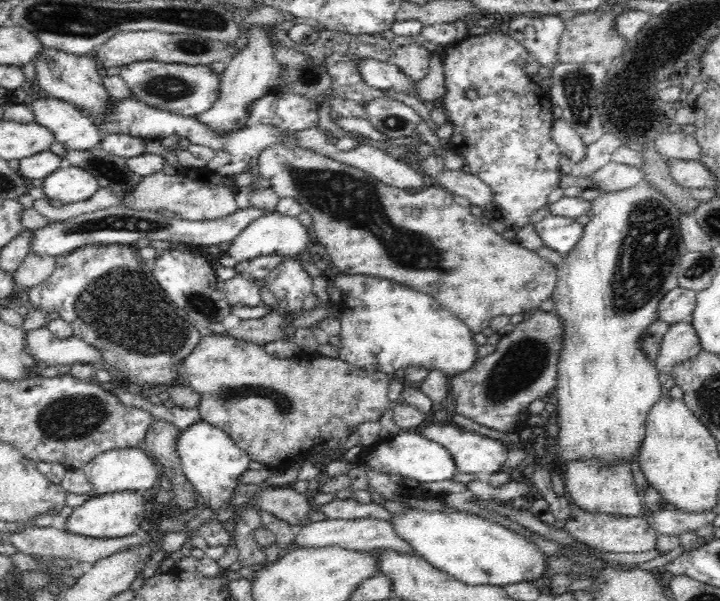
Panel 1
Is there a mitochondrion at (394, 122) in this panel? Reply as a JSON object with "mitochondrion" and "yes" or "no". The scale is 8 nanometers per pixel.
{"mitochondrion":"yes"}

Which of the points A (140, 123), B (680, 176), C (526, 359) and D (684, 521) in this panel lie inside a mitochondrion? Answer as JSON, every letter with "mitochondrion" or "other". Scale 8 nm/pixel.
{"A":"other","B":"other","C":"mitochondrion","D":"other"}

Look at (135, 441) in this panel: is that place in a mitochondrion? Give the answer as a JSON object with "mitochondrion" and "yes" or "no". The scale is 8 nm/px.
{"mitochondrion":"no"}

